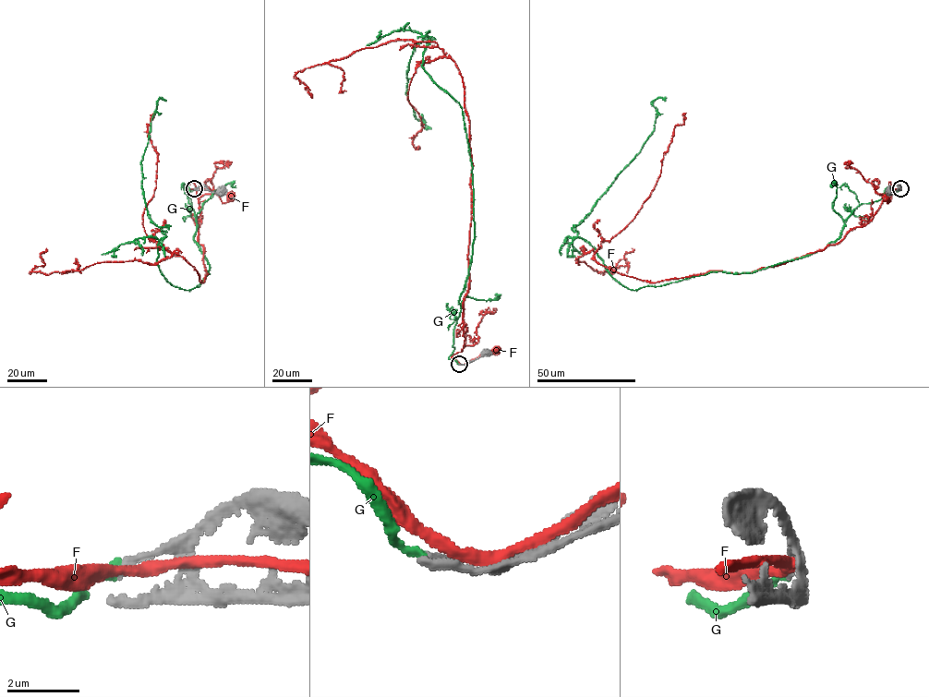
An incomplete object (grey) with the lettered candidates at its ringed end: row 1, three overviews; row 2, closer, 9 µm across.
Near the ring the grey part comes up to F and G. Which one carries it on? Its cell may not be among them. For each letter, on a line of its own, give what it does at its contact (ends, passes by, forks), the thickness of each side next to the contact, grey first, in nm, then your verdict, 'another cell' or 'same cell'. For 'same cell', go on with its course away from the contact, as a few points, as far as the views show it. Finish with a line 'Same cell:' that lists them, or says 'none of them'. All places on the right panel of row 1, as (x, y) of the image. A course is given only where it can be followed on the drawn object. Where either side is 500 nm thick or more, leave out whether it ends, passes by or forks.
F: it passes by; calibres 240 and 320 nm; another cell
G: it ends; calibres 200 and 220 nm; same cell; course (900, 188), (858, 205), (820, 250), (631, 290), (572, 228), (652, 133), (652, 102), (666, 101)
Same cell: G

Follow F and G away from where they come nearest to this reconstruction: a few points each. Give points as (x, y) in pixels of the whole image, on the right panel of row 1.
F: (900, 188), (895, 189), (888, 202), (886, 197)
G: (900, 188), (858, 205), (820, 250), (631, 290), (572, 228), (652, 133), (652, 102), (666, 101)

